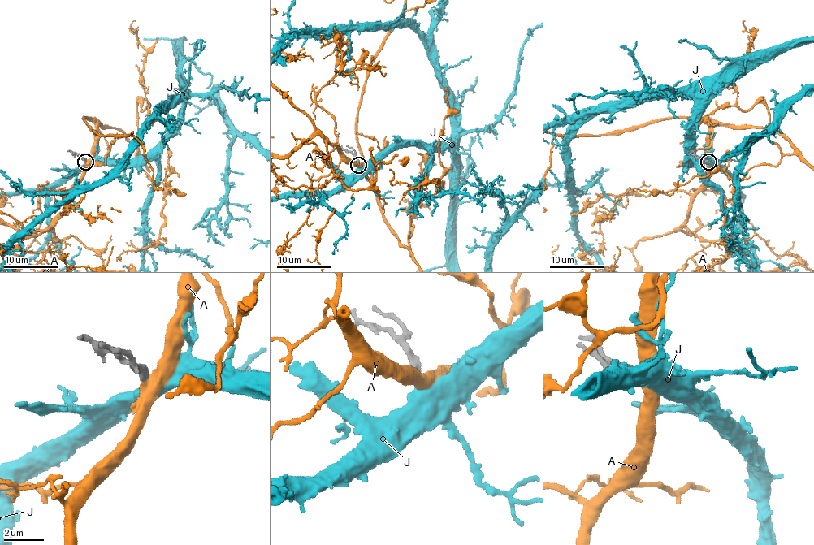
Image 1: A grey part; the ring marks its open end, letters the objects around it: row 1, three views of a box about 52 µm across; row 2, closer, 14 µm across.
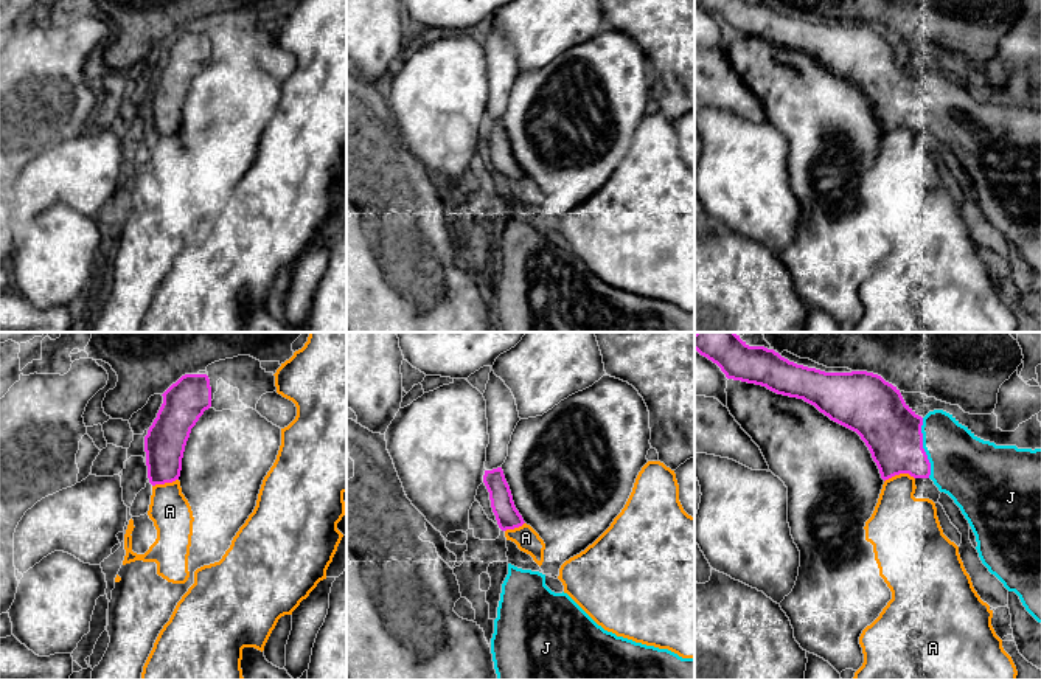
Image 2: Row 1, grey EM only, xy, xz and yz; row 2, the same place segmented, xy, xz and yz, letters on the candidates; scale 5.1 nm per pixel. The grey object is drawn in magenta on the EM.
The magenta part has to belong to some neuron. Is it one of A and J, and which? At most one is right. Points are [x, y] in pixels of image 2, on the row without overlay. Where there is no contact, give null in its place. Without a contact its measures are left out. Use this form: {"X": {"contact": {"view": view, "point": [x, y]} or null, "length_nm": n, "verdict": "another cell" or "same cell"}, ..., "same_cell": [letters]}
{"A": {"contact": {"view": "yz", "point": [898, 126]}, "length_nm": 160, "verdict": "another cell"}, "J": {"contact": {"view": "yz", "point": [922, 100]}, "length_nm": 320, "verdict": "same cell"}, "same_cell": ["J"]}

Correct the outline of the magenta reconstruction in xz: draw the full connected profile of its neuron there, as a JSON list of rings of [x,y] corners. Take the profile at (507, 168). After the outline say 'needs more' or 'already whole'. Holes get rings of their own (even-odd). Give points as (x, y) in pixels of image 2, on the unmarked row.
[[[502,120],[485,123],[483,135],[489,144],[491,160],[502,183],[522,179],[525,174],[514,158]]]; already whole

